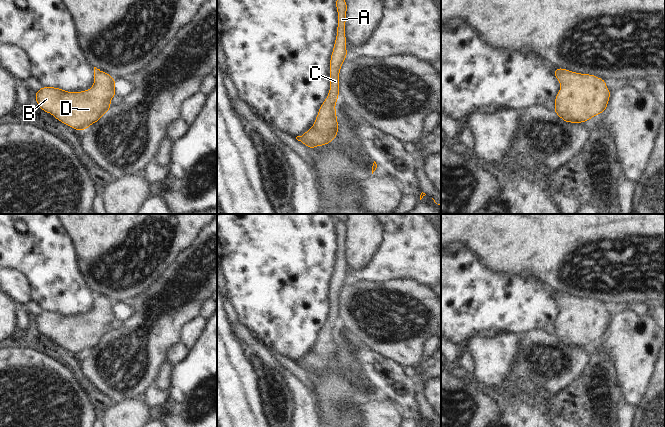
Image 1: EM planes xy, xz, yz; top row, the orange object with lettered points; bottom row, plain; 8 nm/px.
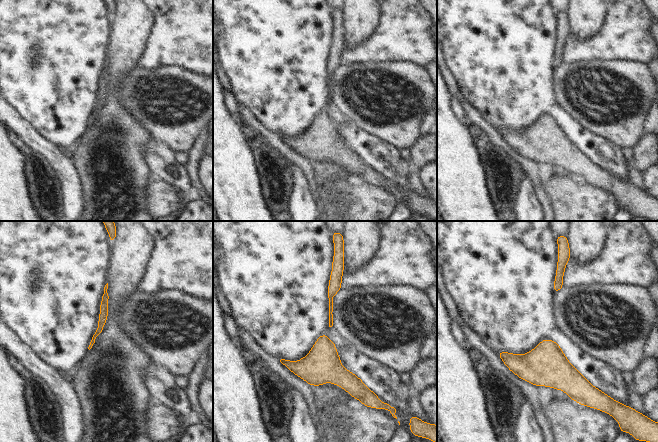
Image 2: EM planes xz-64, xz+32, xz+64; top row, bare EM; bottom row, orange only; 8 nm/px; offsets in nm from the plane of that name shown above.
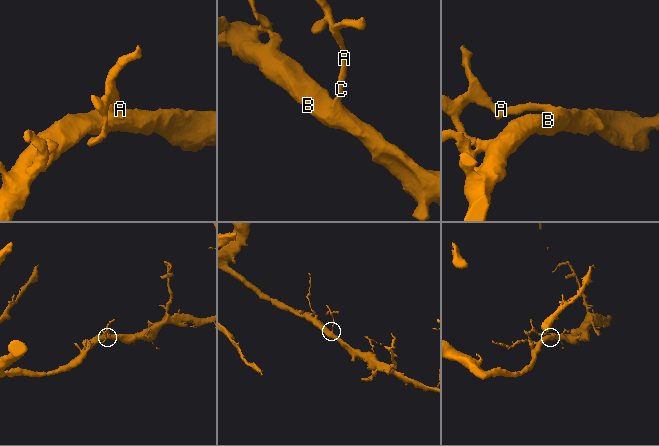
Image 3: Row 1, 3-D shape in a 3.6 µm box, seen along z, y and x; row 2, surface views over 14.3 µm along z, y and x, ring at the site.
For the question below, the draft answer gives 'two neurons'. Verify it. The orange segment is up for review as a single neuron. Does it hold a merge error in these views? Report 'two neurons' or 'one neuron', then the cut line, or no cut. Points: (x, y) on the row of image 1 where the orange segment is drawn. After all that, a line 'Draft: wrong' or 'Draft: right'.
one neuron; no cut
Draft: wrong

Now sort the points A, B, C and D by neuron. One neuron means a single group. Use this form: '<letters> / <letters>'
A B C D

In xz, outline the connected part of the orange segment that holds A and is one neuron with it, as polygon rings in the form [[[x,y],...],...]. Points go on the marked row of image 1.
[[[335,0],[336,10],[338,12],[337,35],[334,42],[334,48],[330,57],[330,89],[327,98],[321,104],[318,115],[314,120],[314,125],[303,135],[296,139],[306,145],[310,150],[316,146],[325,146],[333,142],[338,135],[338,119],[336,116],[335,104],[339,98],[339,74],[343,62],[348,55],[346,49],[346,0]]]

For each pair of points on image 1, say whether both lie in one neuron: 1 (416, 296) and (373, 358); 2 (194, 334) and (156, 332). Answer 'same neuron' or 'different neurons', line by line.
1: different neurons
2: different neurons

